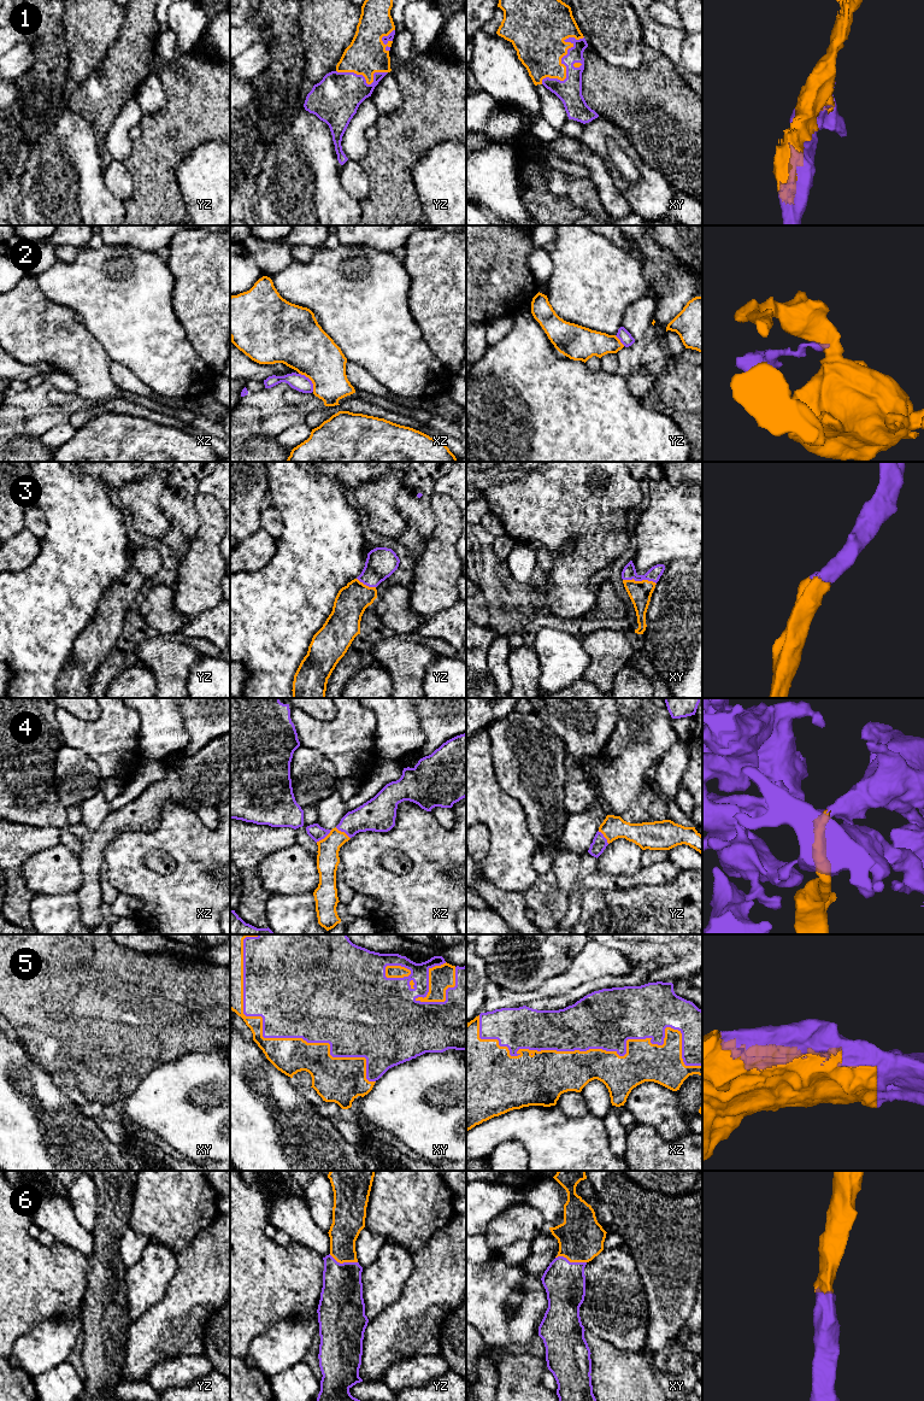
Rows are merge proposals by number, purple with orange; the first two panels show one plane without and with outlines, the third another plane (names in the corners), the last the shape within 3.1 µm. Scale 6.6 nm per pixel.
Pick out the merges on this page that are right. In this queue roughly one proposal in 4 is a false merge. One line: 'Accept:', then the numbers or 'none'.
Accept: 1, 3, 4, 5, 6

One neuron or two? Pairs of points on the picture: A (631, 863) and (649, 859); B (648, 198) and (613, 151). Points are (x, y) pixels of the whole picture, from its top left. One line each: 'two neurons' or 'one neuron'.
A: two neurons
B: two neurons

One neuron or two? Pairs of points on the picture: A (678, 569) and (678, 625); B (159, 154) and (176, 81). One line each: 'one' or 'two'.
A: one
B: one

